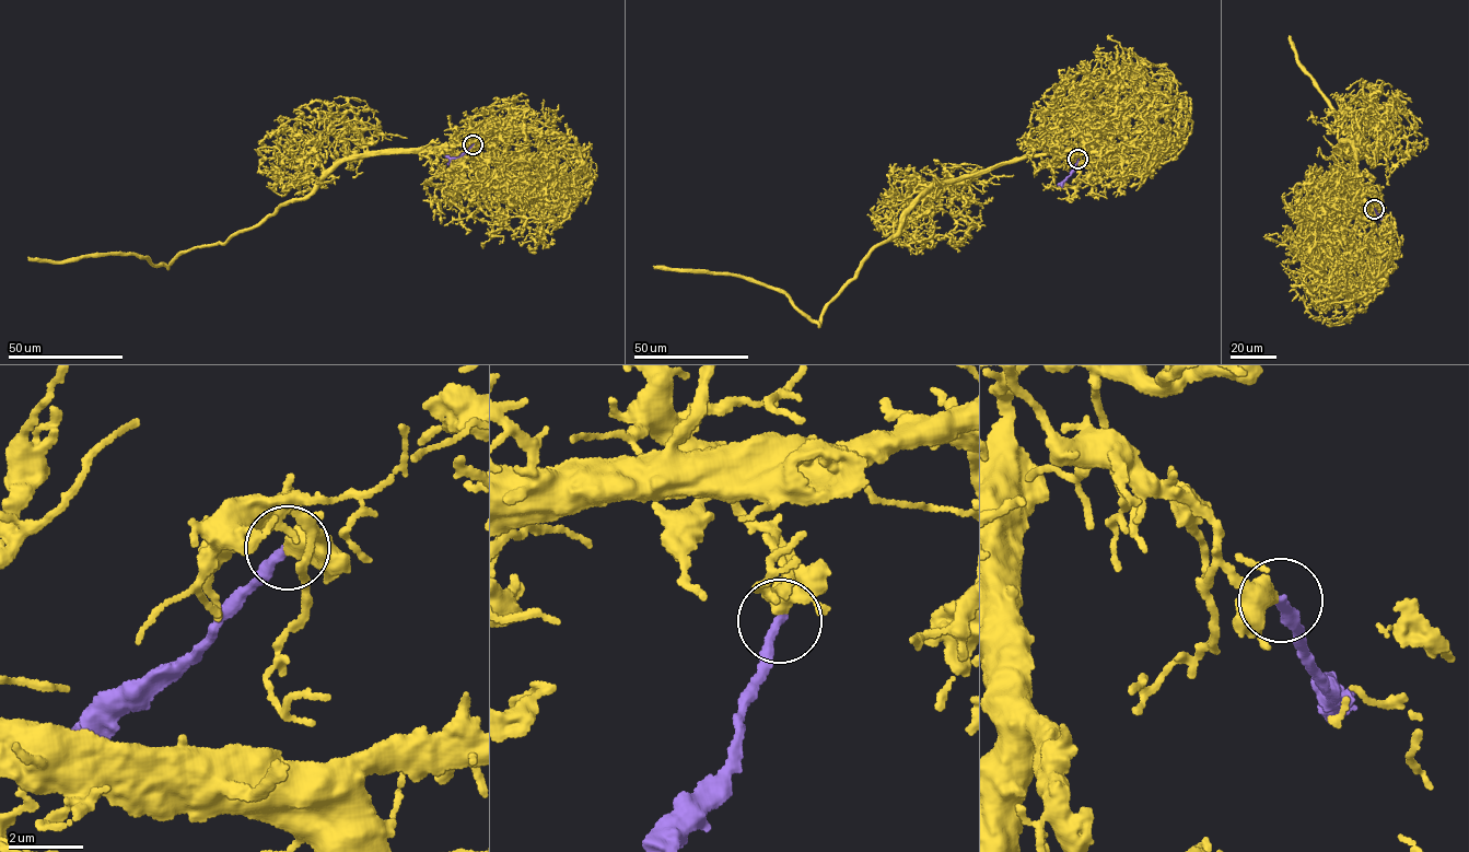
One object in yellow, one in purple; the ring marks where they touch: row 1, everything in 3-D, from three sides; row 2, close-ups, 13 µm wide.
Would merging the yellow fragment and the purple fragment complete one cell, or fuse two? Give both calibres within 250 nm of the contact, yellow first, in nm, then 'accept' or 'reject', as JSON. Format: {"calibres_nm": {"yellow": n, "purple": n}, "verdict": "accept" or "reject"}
{"calibres_nm": {"yellow": 600, "purple": 260}, "verdict": "reject"}

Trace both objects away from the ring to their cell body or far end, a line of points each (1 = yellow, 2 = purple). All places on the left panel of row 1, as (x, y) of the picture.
1: (474, 143), (335, 163), (304, 197), (226, 241), (190, 248), (168, 267), (133, 255), (27, 257)
2: (474, 143), (447, 164)

